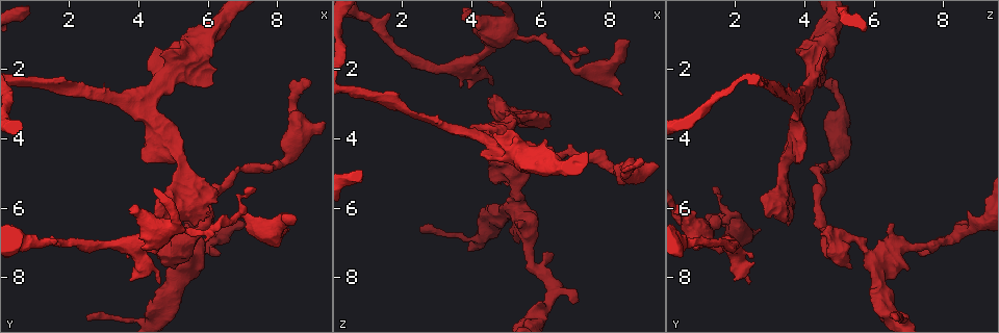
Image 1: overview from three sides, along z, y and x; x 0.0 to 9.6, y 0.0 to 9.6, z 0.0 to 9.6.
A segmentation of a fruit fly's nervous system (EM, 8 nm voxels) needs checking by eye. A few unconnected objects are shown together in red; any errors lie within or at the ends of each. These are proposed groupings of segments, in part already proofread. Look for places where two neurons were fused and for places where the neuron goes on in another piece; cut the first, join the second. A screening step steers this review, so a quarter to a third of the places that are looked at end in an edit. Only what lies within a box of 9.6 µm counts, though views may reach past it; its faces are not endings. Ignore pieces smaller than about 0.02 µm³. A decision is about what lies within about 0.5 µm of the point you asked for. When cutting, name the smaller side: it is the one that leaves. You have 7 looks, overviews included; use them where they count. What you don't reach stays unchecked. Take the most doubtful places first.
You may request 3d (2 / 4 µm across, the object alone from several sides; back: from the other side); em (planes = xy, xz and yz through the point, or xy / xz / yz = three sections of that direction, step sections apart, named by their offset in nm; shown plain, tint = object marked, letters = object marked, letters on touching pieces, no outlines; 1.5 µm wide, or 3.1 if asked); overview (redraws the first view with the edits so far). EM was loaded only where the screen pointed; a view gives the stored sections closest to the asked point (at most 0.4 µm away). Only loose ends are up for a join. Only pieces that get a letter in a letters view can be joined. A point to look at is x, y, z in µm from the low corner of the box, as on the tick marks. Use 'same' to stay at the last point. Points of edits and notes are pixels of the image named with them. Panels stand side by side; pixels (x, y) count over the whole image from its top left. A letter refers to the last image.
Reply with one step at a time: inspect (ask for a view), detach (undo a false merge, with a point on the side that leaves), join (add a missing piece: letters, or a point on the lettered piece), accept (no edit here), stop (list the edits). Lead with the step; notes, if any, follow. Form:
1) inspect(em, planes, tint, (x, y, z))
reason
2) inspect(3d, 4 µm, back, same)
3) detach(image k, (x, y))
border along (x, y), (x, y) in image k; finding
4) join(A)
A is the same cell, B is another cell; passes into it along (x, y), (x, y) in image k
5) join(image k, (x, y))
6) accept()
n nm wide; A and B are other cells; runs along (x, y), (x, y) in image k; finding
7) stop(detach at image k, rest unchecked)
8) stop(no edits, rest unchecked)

inspect(em, planes, letters, (6.20, 5.80, 3.30))
thick end

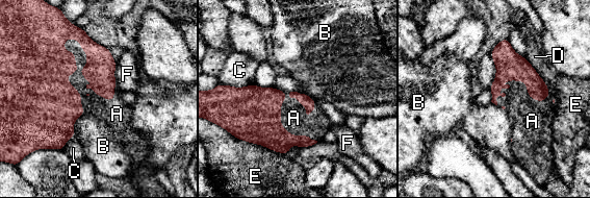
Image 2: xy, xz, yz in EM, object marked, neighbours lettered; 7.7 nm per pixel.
join(A)
A touches over 600 nm; A is the same cell, B, C, D, E and F are other cells; the neuron continues

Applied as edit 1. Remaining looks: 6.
inspect(overview)

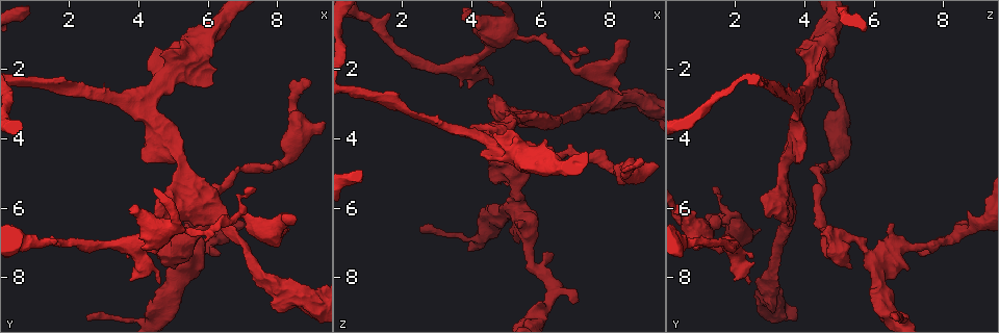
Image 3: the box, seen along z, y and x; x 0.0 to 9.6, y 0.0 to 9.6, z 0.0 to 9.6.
inspect(em, planes, letters, (8.30, 6.55, 2.70))
thick end

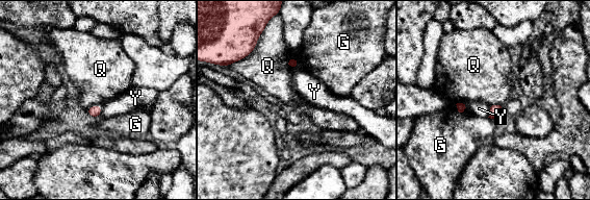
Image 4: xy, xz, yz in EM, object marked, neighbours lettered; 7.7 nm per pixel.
accept()
G, Q and Y are other cells; border along (257, 40), (255, 48), (236, 61) in image 4; none of them fits

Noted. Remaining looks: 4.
inspect(3d, 2 µm, (7.35, 5.45, 1.55))
an open end

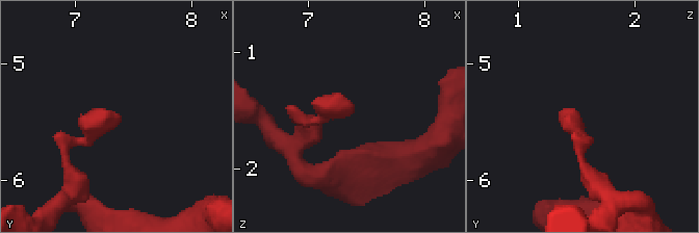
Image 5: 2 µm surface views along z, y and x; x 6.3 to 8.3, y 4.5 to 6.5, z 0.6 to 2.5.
inspect(em, xy, step 8, letters, (7.38, 5.44, 1.52))
now the EM

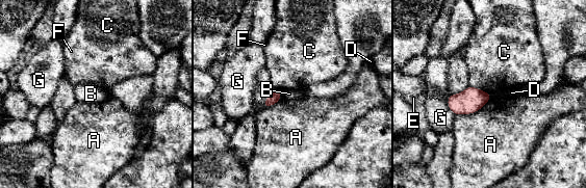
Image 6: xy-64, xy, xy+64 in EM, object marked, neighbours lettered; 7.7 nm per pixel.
accept()
A touches over 340 nm; A, B, C, D, E, F and G are other cells; border along (468, 85), (485, 90), (491, 96) in image 6; no lettered piece goes on from it

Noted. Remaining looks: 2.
stop(join at image 2, rest unchecked)

